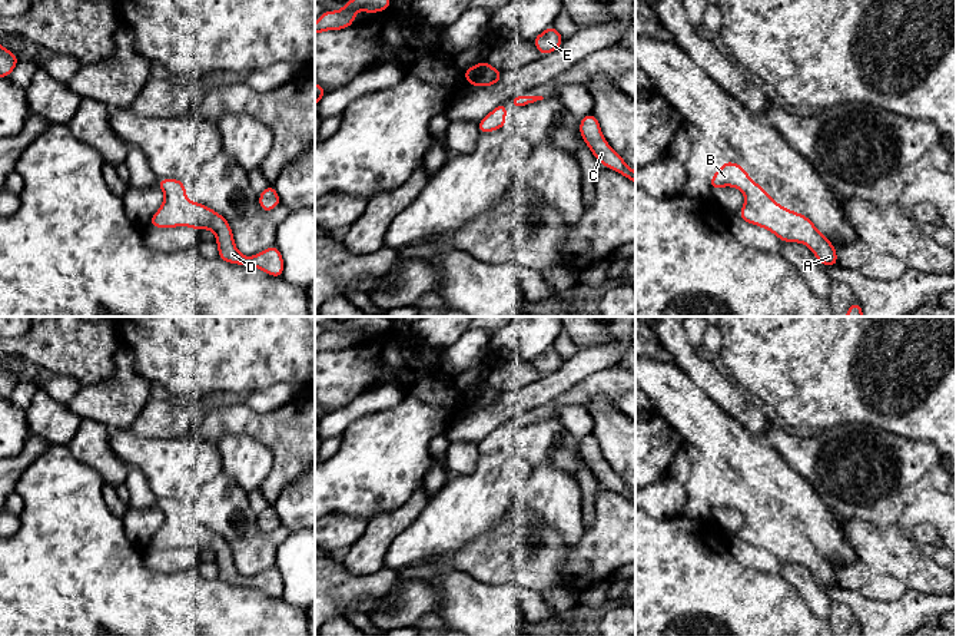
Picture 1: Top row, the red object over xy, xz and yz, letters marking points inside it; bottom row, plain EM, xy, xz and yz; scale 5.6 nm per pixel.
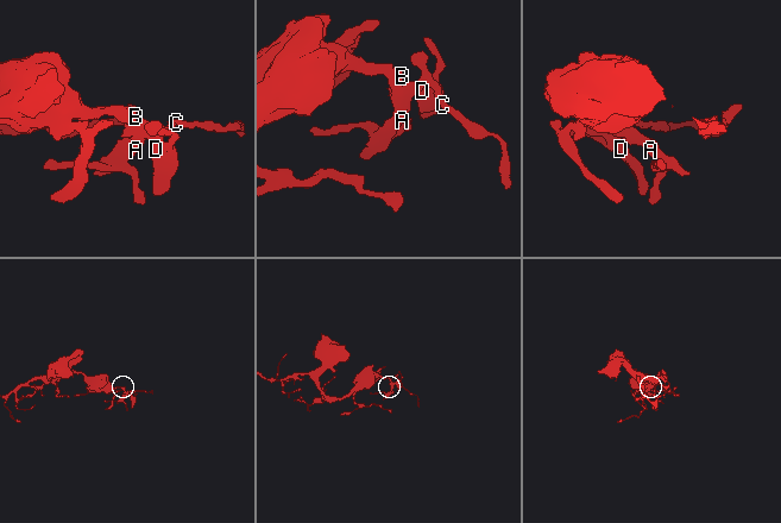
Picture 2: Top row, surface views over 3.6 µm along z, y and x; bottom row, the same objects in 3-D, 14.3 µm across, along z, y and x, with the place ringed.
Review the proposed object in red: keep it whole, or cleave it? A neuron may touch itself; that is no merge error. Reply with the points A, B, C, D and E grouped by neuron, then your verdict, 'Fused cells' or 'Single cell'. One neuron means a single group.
Groups: A B C D E. Single cell

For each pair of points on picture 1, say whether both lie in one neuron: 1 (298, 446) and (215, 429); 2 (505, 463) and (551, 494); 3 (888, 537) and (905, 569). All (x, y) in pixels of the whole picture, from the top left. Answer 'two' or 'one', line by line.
1: one
2: two
3: one

